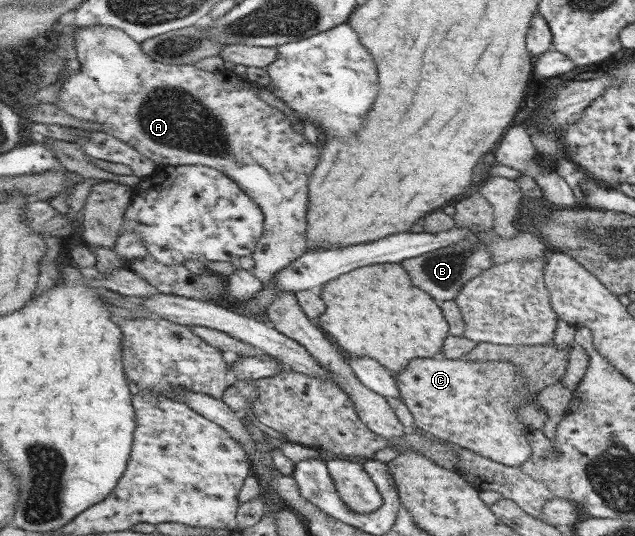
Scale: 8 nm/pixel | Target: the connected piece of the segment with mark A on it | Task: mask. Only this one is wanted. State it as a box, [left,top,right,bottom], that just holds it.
[54,26,318,287]

